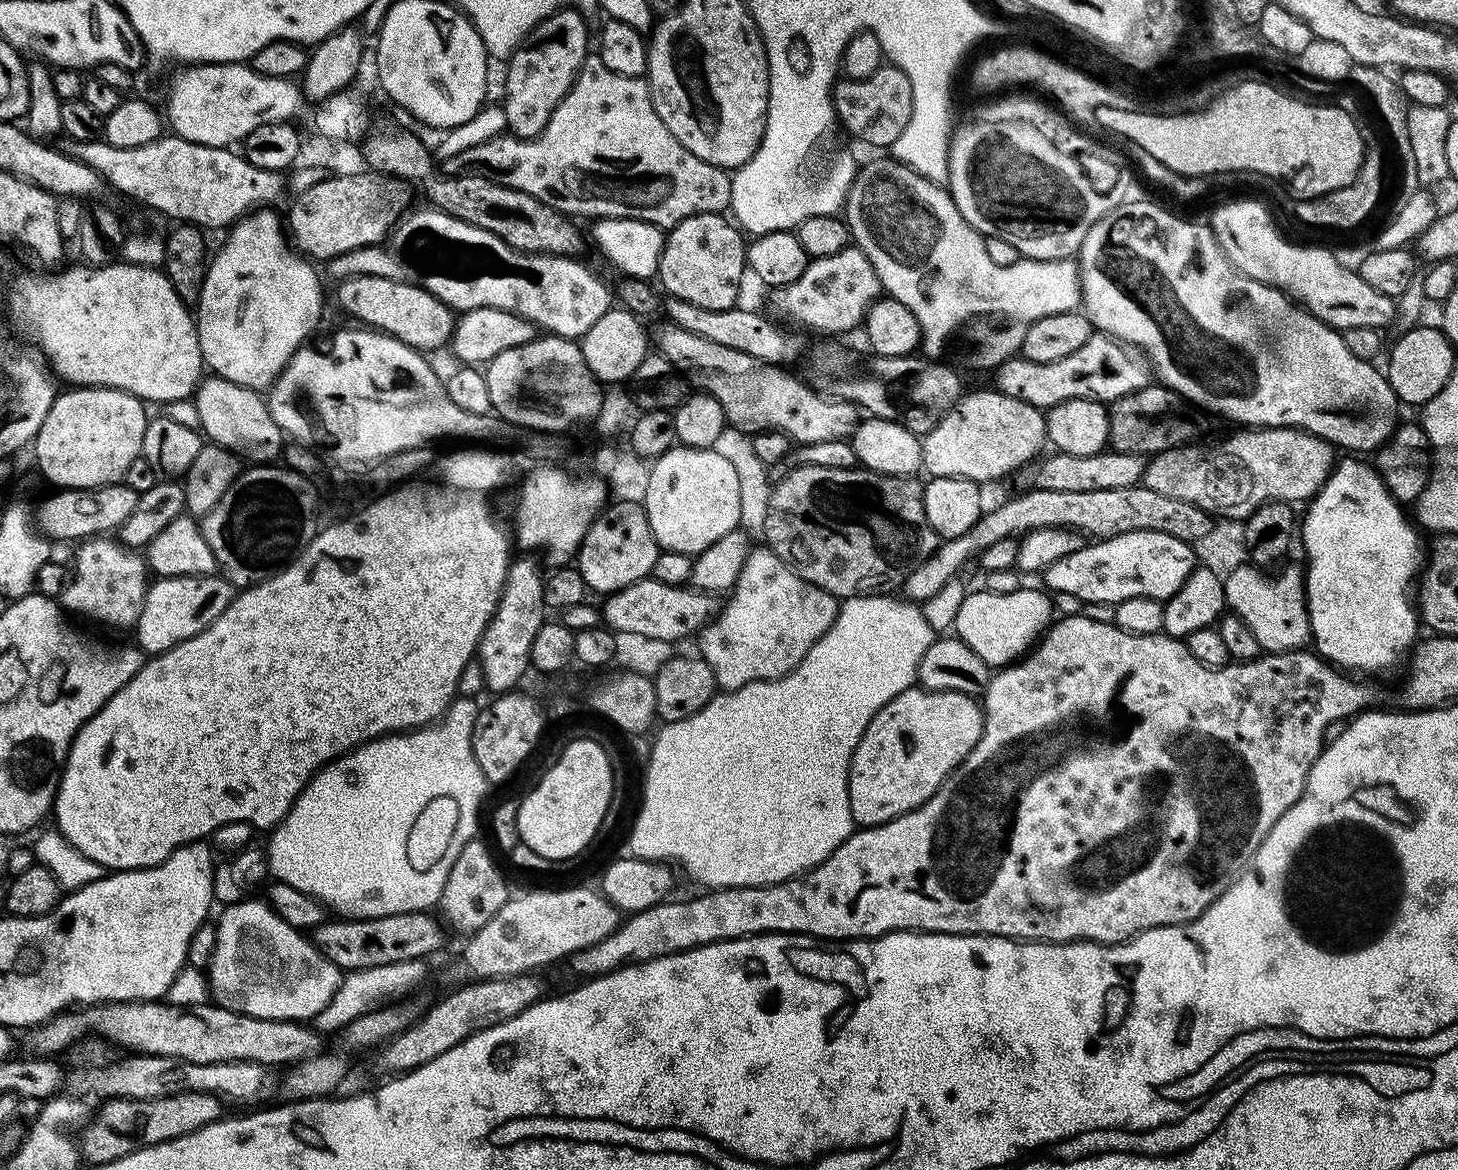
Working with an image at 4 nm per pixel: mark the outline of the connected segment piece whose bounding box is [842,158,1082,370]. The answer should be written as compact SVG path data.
M895 158L872 160L869 164L861 163L859 165L856 177L852 179L852 185L848 191L848 198L842 212L848 221L848 231L855 247L861 248L866 254L866 258L870 258L870 266L874 266L874 270L878 274L881 289L891 299L902 302L902 306L906 306L906 310L910 310L914 314L914 318L918 318L920 342L925 357L947 358L952 362L961 360L962 363L973 364L976 368L992 370L995 369L997 364L1001 364L1003 360L1009 360L1019 353L1022 342L1026 338L1026 330L1030 330L1030 326L1034 326L1034 322L1038 322L1050 314L1075 312L1081 307L1080 269L1075 259L1030 260L1021 258L1018 262L1014 262L1014 266L997 266L986 255L984 237L974 230L974 226L970 226L970 222L966 222L966 218L962 218L962 214L958 210L956 203L952 201L952 194L947 187L935 184L932 180L927 180L925 176L915 172L910 165L904 164Z

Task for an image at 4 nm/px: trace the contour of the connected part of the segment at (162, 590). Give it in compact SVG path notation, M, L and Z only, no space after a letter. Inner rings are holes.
M219 574L210 576L165 576L153 579L148 585L142 608L134 625L137 640L135 640L135 643L140 651L145 654L168 652L174 646L202 634L202 630L211 626L220 617L222 610L226 610L226 606L230 606L233 595L232 585Z

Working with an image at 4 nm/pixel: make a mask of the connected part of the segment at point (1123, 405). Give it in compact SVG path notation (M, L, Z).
M1159 382L1149 383L1147 388L1126 394L1113 400L1108 414L1108 438L1113 452L1135 452L1137 454L1155 454L1171 448L1181 448L1183 444L1191 444L1197 439L1200 427L1206 419L1205 413L1189 400L1179 396L1174 390L1165 388Z

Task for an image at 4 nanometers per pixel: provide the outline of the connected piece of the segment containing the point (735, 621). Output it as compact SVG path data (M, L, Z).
M767 546L753 547L748 553L742 572L736 578L728 600L723 601L716 615L700 629L699 655L714 670L714 678L721 689L733 692L747 684L759 680L777 680L794 669L806 658L806 654L830 630L836 616L840 613L837 597L831 596L826 590L806 582L778 554L774 554Z

